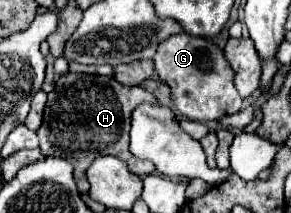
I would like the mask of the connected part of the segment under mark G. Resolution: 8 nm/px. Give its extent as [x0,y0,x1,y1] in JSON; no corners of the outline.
[153,32,241,122]

